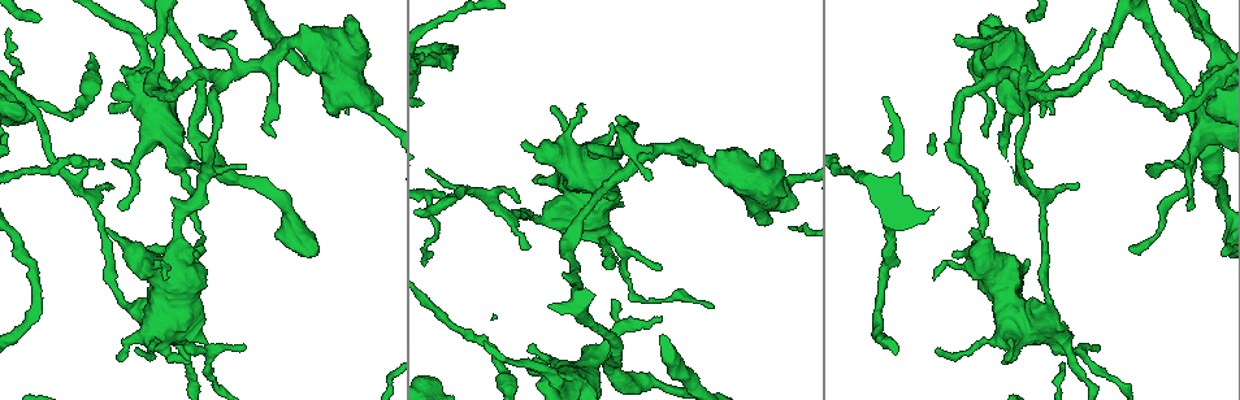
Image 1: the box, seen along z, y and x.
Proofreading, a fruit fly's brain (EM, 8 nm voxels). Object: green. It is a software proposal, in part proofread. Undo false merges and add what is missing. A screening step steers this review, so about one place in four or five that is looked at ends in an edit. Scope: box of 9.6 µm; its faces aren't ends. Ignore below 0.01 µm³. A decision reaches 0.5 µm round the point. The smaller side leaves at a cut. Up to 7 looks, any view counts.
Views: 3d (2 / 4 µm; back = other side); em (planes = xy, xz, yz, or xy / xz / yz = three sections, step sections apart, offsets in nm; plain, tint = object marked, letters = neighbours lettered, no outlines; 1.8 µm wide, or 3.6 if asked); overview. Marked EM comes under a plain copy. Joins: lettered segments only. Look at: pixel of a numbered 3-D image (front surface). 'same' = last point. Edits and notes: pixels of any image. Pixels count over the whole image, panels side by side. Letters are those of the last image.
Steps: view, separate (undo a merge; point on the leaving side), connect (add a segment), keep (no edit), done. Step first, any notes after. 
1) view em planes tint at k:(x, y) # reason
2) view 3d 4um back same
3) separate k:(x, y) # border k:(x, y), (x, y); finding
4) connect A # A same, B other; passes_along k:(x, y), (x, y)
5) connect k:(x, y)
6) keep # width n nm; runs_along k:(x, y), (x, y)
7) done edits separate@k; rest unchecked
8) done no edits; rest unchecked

view em xy step 8 letters at 1:(1118, 381) # narrows sharply

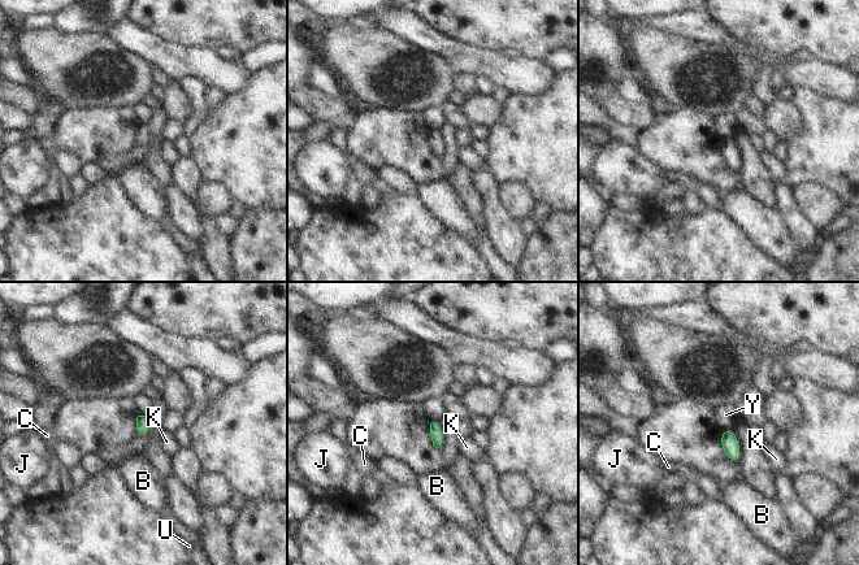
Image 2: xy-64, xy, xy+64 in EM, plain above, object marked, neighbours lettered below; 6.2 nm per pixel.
keep # B other, C other, J other, K other, U other, Y other; border 2:(137, 412), (146, 414); all the same neuron

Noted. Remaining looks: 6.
view 3d 4um at 1:(1215, 124) # sharp bend

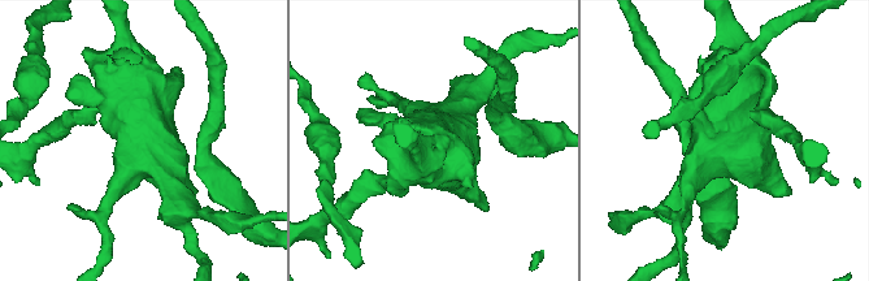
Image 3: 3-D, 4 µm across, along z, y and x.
view em 3.6um planes letters at 3:(154, 144) # now the EM

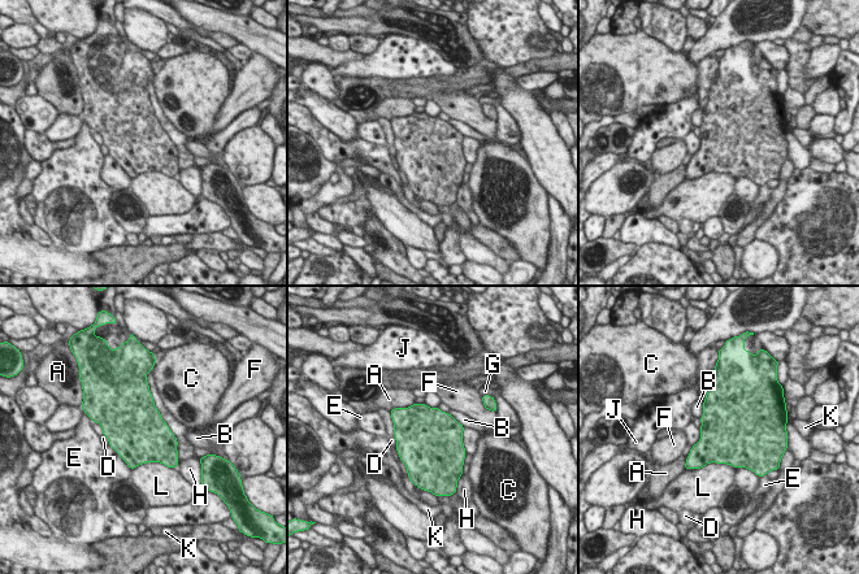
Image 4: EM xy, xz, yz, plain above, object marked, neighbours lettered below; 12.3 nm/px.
keep # A other, B other, C other, D other, E other, F other, G other, H other, J other, K other, L other; border 4:(178, 443), (177, 457); continuous, no second neuron

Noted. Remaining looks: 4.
view 3d 4um at 1:(304, 44) # sudden change in width

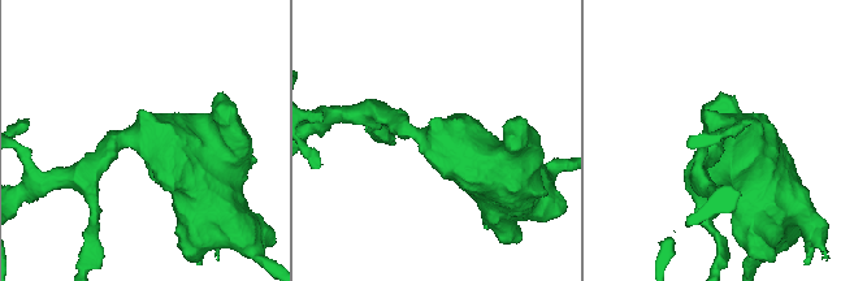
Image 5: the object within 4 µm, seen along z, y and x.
view em 3.6um yz step 4 tint at 5:(432, 135) # now the EM

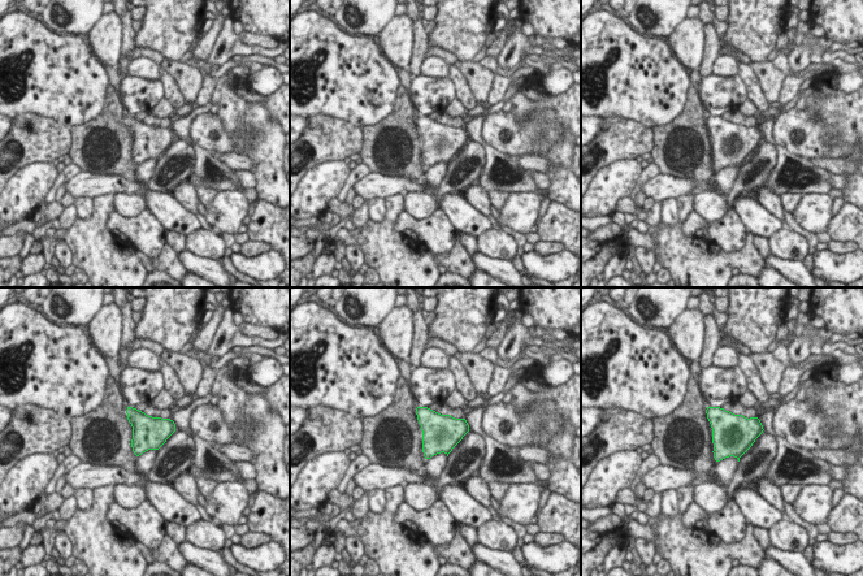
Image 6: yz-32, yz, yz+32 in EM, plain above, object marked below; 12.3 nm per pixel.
view em 3.6um xy step 8 letters same

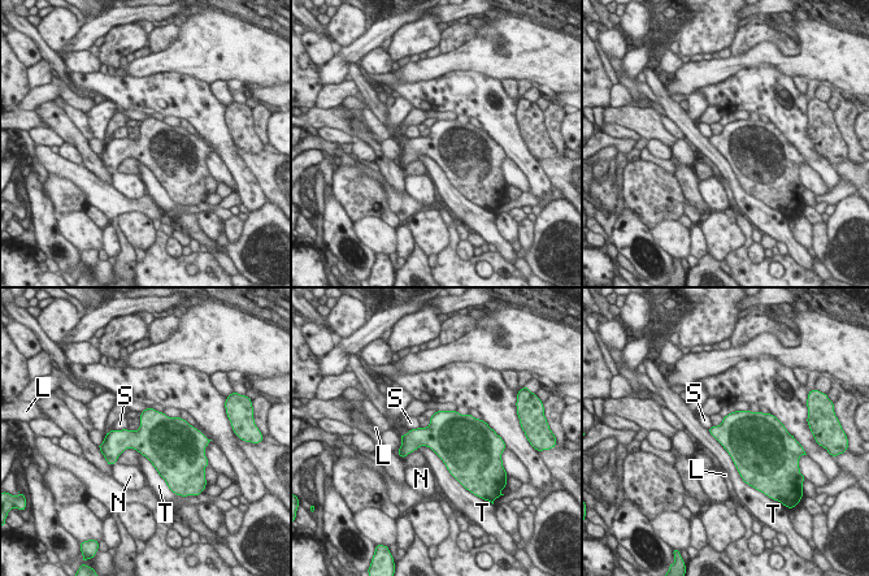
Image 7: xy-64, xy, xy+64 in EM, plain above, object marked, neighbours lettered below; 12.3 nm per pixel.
keep # L other, N other, S other, T other; border 7:(707, 429), (728, 453), (741, 476); all the same neuron

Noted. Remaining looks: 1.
done no edits; rest unchecked

